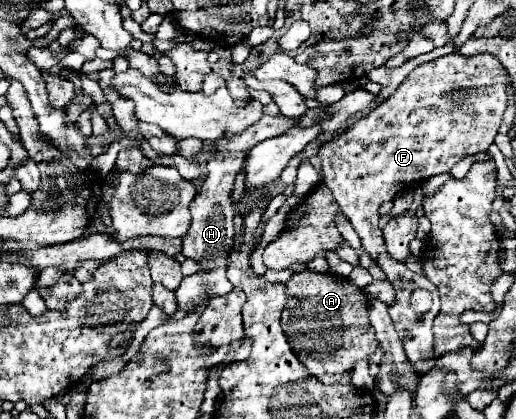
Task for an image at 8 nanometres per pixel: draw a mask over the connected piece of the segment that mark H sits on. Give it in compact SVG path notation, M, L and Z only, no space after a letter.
M213 155L207 161L207 179L191 203L191 227L189 233L183 237L183 255L201 263L201 269L215 269L217 265L225 265L225 253L233 247L233 205L231 205L231 191L233 179L243 165L243 155Z

